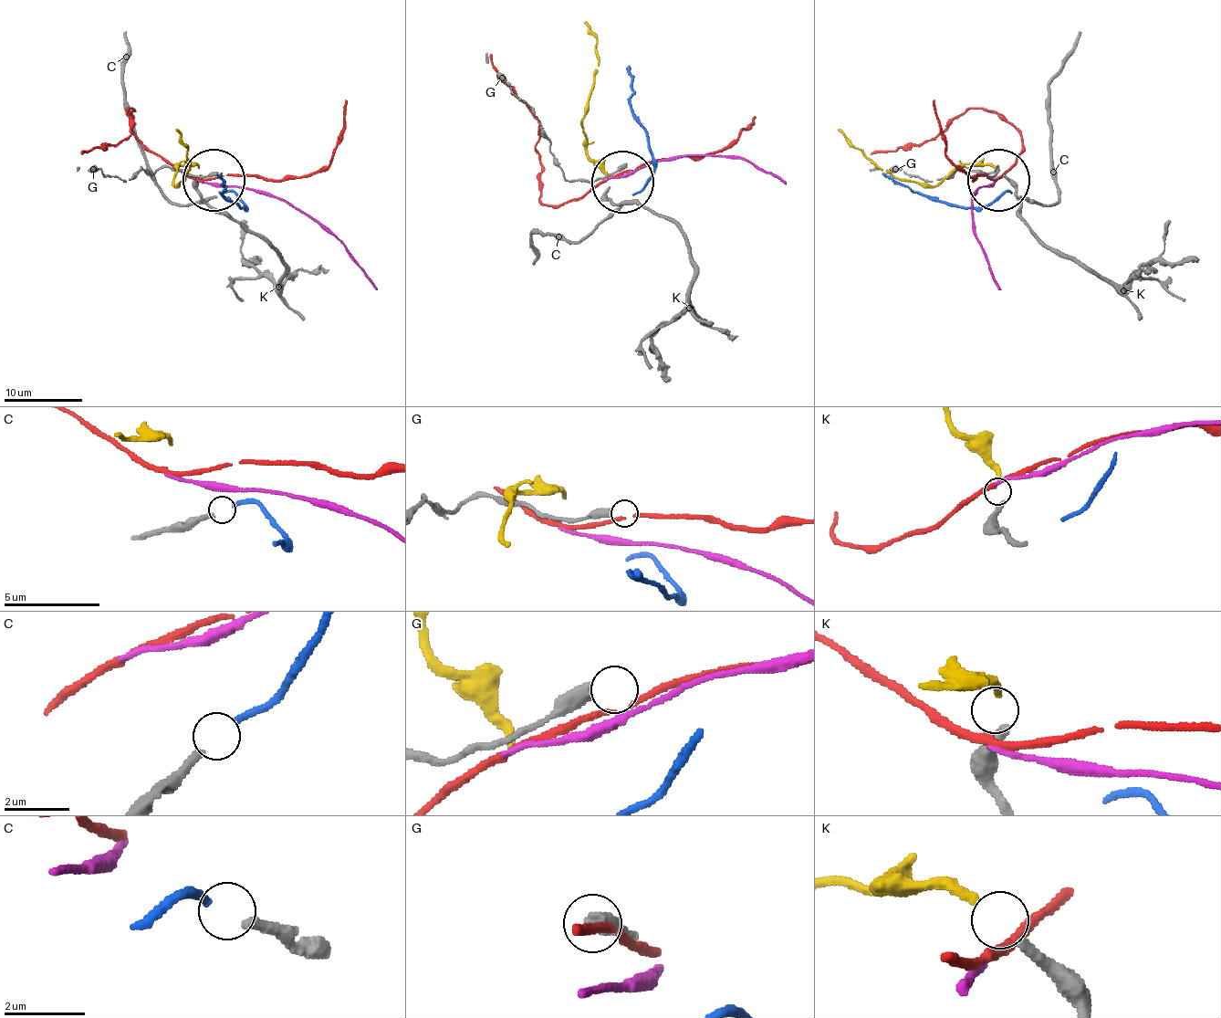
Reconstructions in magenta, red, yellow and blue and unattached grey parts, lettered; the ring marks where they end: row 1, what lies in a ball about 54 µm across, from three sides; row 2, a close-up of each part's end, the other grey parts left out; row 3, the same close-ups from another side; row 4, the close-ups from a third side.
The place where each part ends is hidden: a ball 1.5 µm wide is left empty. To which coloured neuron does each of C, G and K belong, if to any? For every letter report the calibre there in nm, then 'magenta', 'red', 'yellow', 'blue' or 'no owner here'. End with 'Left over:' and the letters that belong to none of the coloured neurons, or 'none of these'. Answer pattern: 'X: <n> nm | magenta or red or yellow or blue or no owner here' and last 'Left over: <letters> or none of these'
C: 260 nm | blue
G: 480 nm | no owner here
K: 280 nm | yellow
Left over: G

